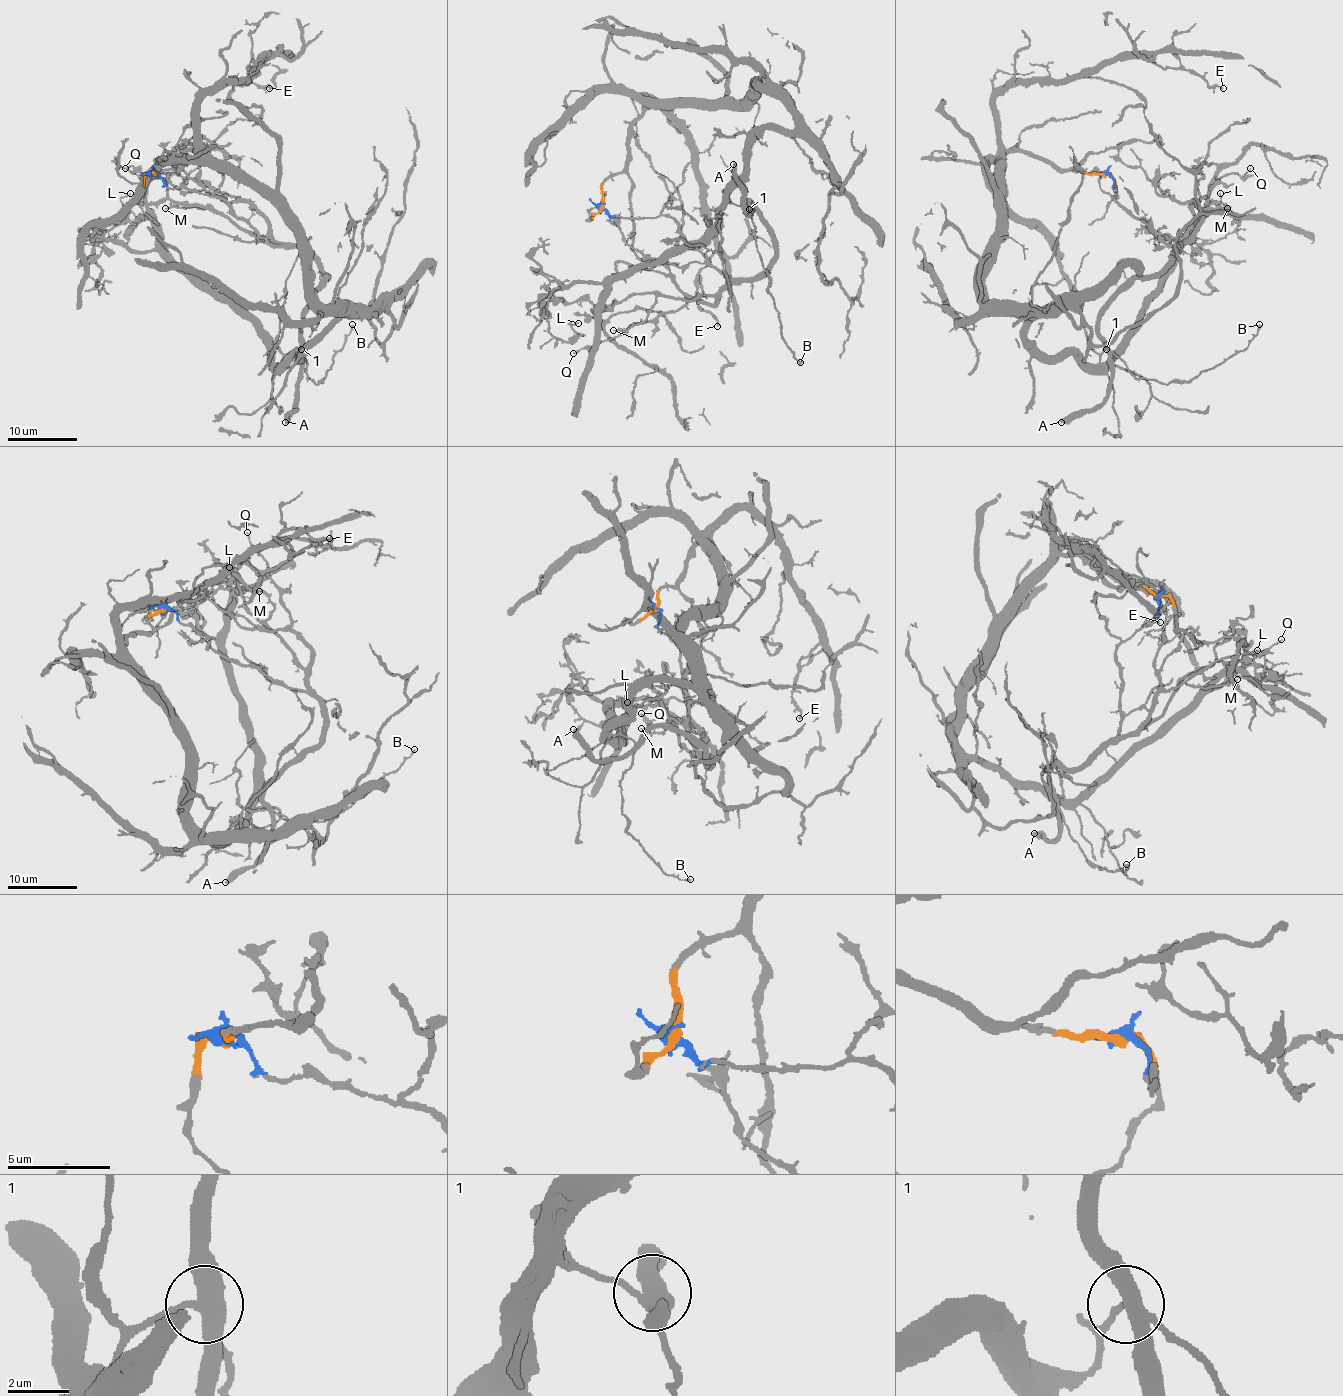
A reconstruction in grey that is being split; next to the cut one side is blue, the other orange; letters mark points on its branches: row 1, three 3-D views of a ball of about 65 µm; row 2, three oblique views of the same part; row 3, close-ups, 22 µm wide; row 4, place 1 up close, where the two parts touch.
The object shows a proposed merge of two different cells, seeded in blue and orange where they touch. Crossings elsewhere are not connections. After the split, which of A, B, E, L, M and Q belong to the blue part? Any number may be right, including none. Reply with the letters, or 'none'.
A, M, Q

